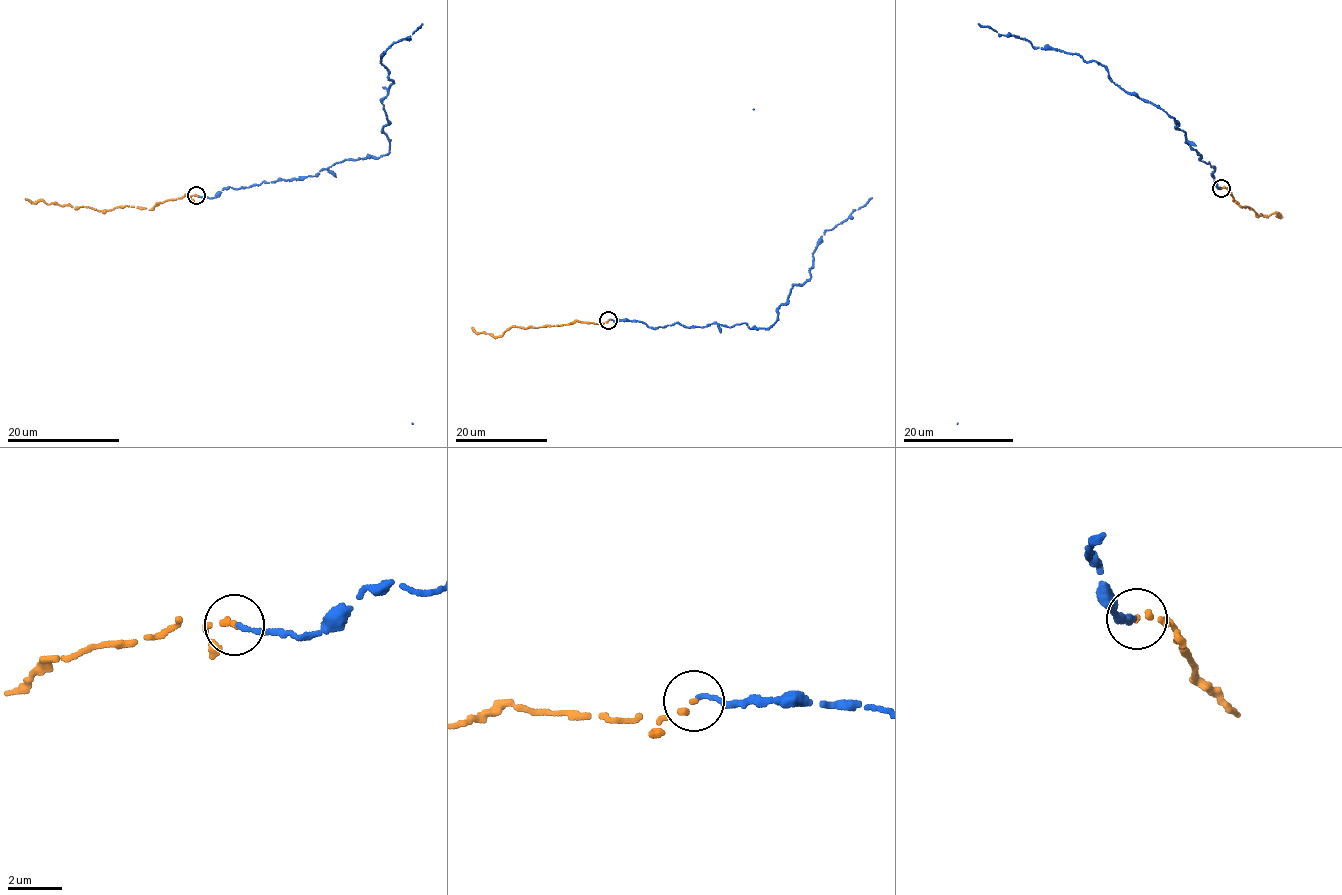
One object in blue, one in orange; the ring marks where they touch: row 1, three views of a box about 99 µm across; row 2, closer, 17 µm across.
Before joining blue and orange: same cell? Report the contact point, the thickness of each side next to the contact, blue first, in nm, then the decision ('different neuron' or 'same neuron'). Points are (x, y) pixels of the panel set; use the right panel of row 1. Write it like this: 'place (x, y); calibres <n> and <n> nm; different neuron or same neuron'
place (1221, 188); calibres 170 and 140 nm; same neuron

